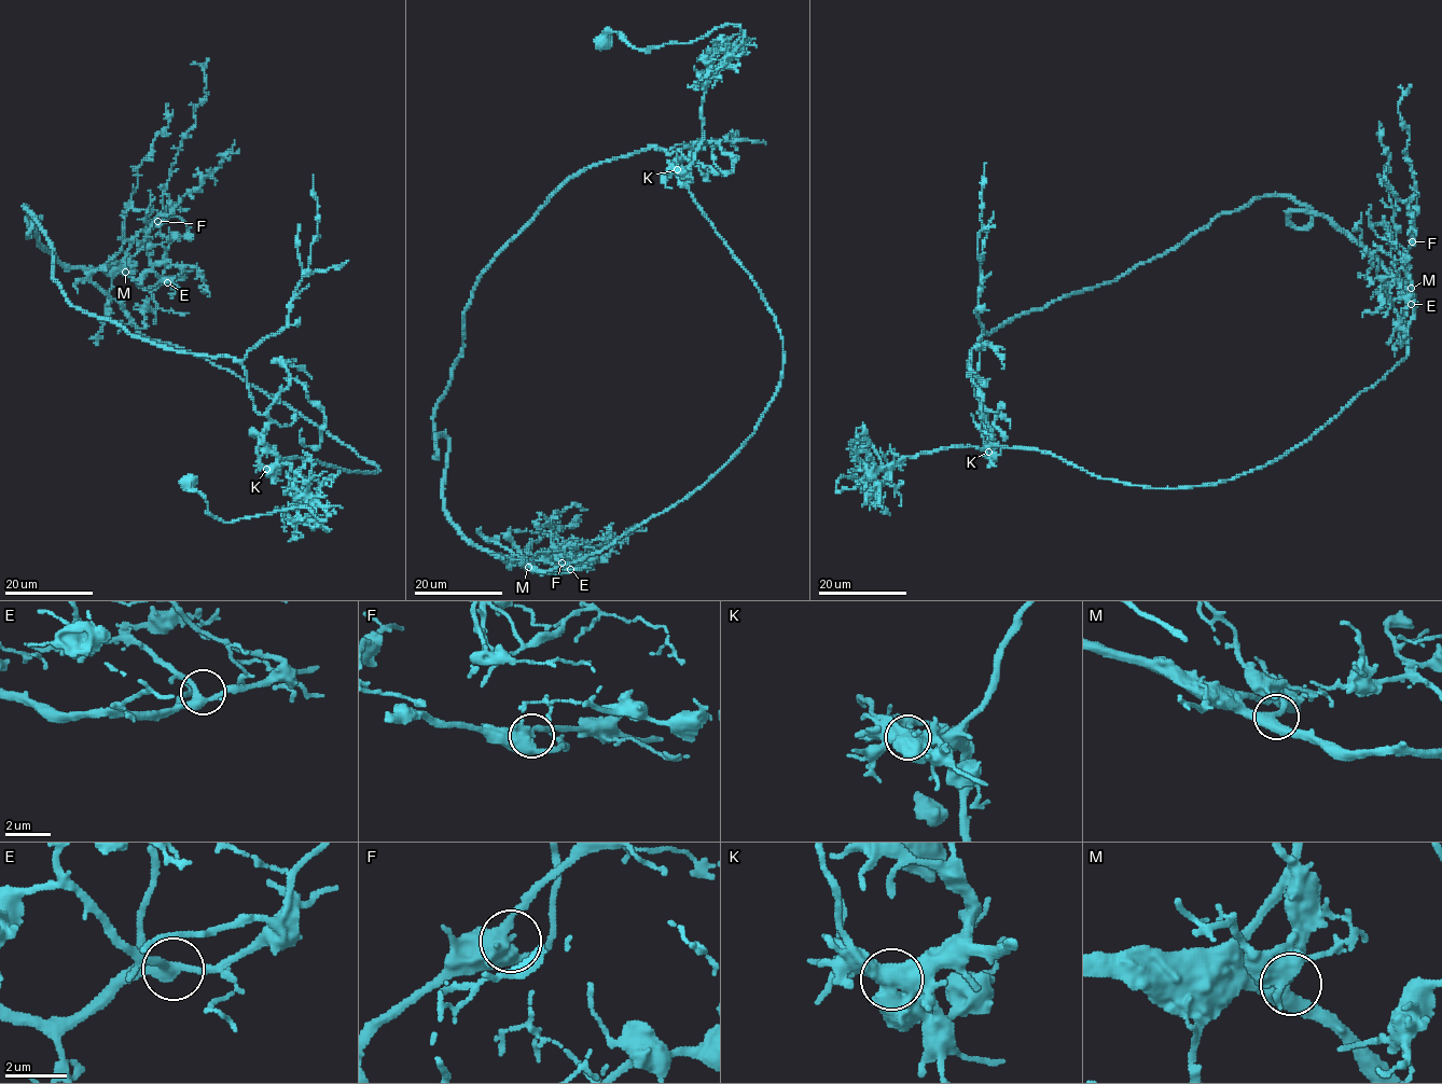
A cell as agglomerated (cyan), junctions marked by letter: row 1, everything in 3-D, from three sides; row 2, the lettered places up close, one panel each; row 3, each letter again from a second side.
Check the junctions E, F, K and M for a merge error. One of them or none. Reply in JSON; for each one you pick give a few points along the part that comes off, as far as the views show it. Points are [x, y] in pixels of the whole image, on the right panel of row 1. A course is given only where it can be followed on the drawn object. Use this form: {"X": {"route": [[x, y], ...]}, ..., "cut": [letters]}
{"K": {"route": [[988, 452], [1041, 450], [1155, 488], [1248, 473], [1306, 442], [1408, 353], [1387, 290], [1370, 299]]}, "cut": ["K"]}

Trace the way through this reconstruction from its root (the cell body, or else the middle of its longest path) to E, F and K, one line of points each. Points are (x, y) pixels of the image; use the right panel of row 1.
E: (860, 441), (864, 486), (837, 491), (993, 445), (1215, 485), (1382, 379), (1411, 304)
F: (860, 441), (864, 486), (837, 491), (993, 445), (1146, 487), (1234, 478), (1408, 353), (1412, 241)
K: (860, 441), (851, 455), (864, 486), (843, 476), (837, 491), (855, 488), (905, 457), (956, 447), (988, 452)

